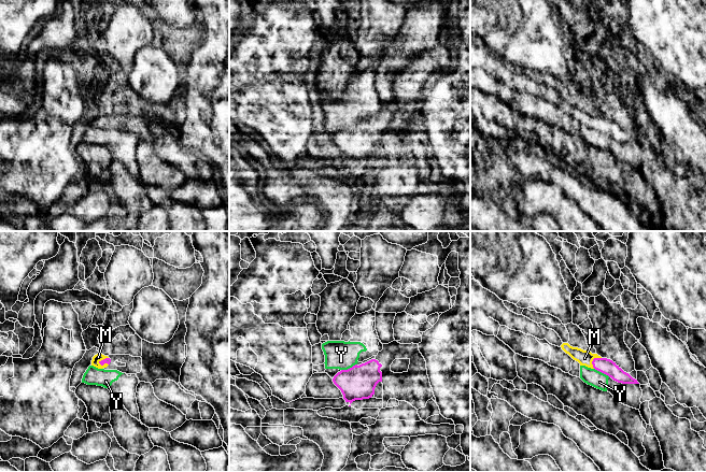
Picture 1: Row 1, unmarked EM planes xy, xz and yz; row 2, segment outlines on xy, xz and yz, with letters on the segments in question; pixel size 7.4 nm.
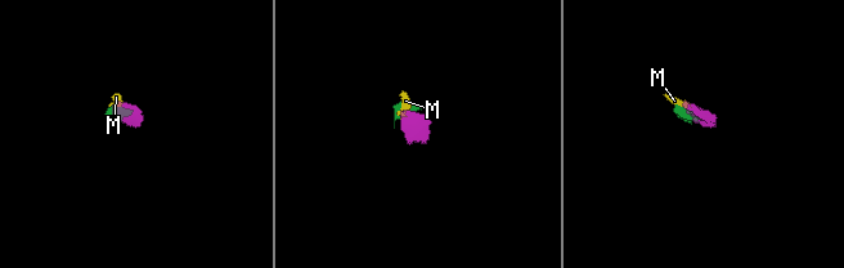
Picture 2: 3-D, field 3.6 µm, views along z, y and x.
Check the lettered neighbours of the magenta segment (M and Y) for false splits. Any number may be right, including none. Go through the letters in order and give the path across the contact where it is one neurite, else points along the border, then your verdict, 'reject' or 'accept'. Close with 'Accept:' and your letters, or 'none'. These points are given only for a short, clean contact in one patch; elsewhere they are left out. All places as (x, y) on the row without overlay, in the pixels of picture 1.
M: accept
Y: border xz (356, 123), (341, 129); reject
Accept: M

